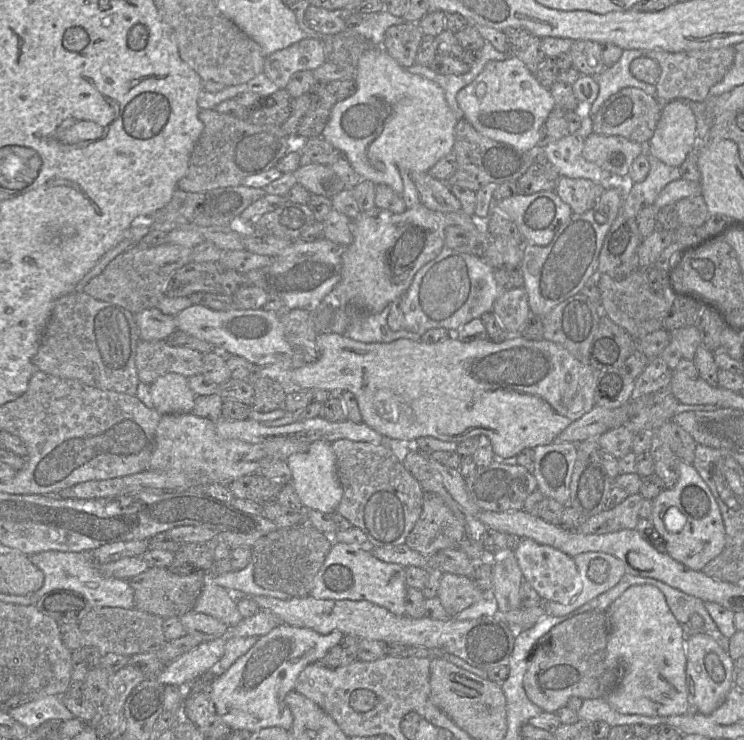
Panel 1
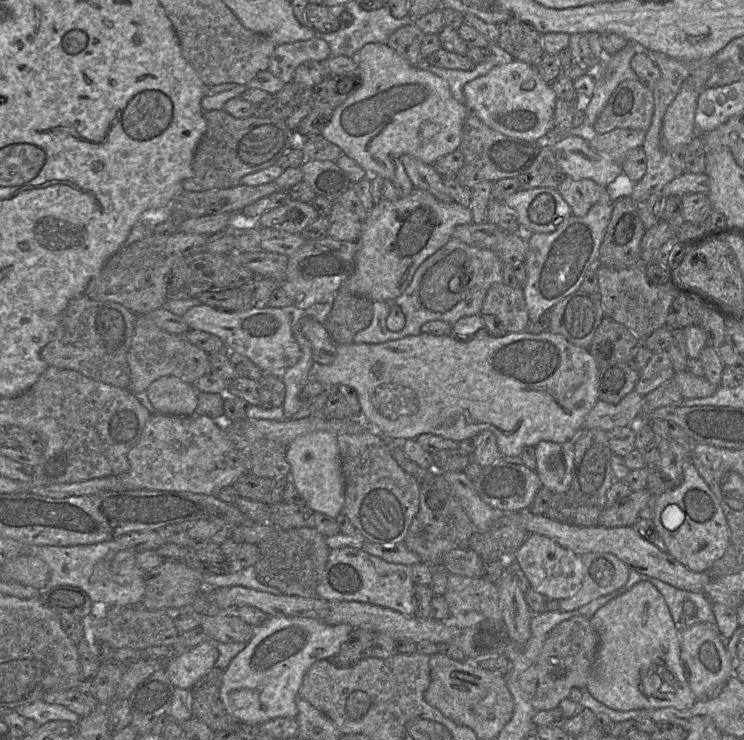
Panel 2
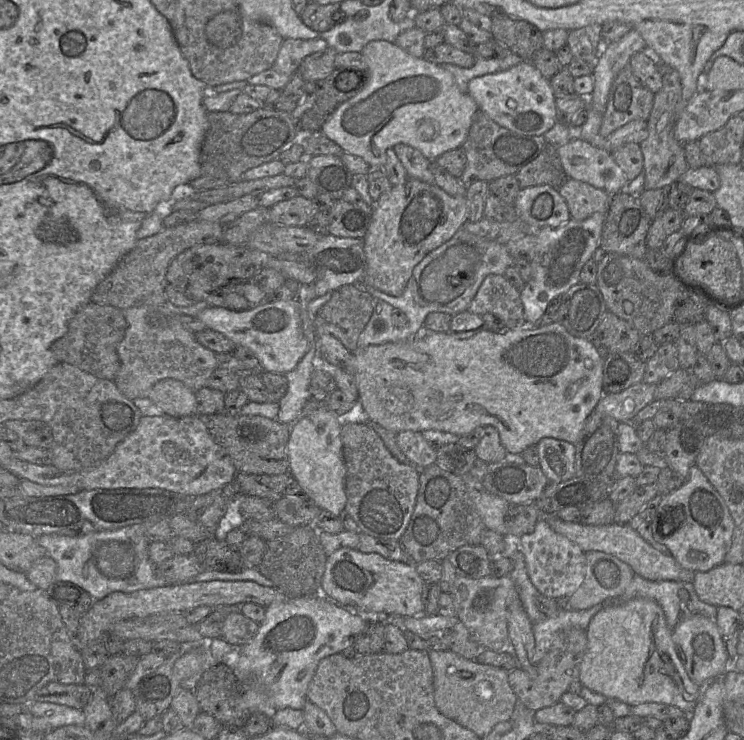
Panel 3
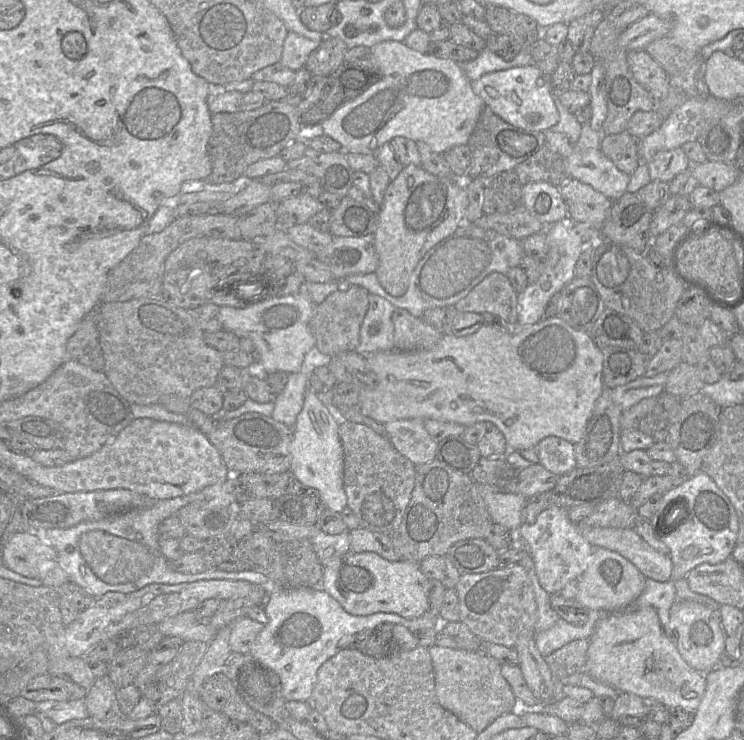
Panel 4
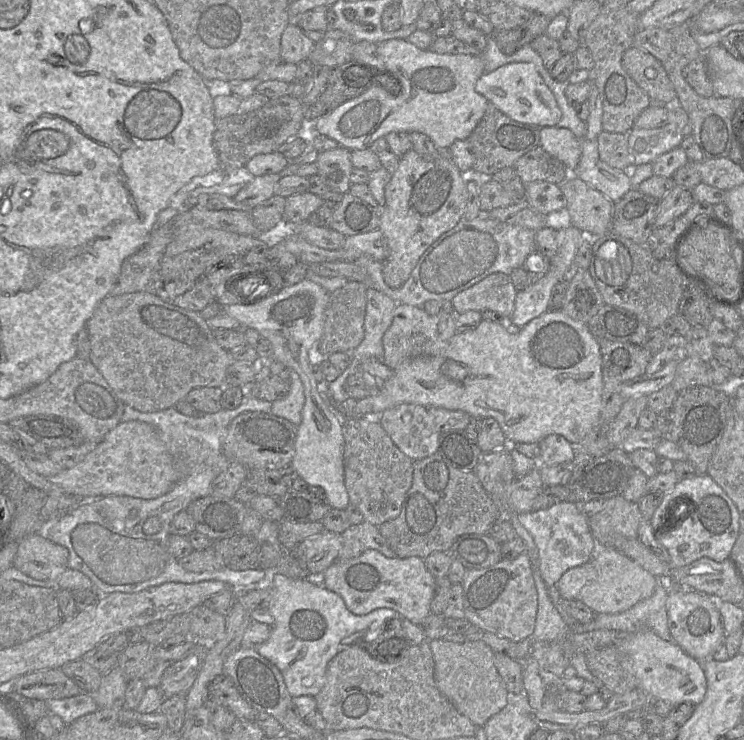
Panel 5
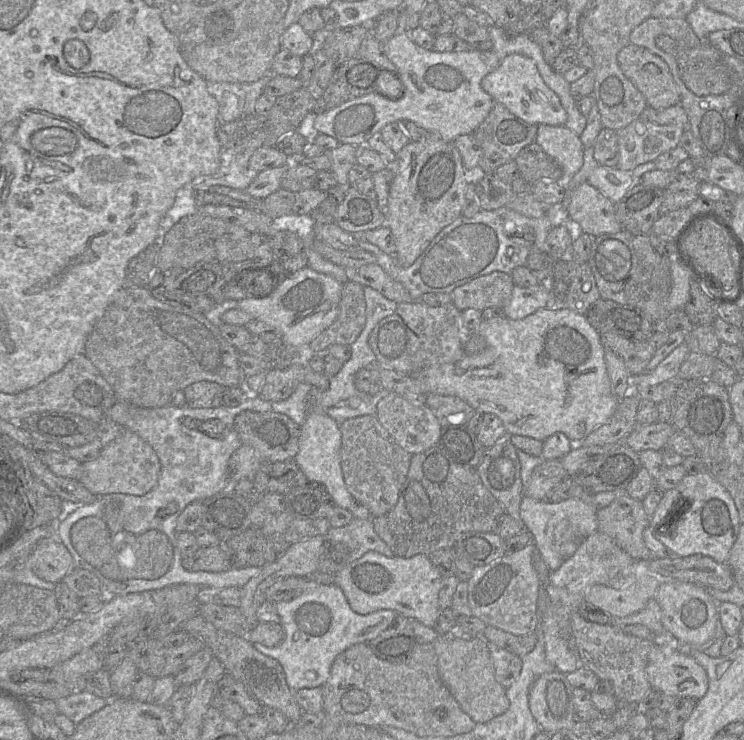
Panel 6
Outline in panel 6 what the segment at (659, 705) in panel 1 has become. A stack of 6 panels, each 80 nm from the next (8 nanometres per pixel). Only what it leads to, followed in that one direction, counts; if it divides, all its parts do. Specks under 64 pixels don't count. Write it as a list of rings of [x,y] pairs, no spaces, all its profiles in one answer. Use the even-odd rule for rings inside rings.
[[[653,642],[646,674],[652,689],[677,698],[699,700],[708,691],[705,669],[690,655],[680,652],[674,644]]]

